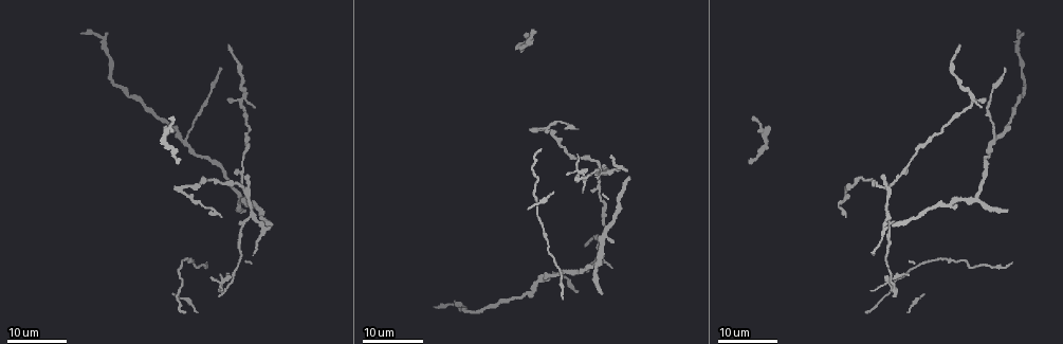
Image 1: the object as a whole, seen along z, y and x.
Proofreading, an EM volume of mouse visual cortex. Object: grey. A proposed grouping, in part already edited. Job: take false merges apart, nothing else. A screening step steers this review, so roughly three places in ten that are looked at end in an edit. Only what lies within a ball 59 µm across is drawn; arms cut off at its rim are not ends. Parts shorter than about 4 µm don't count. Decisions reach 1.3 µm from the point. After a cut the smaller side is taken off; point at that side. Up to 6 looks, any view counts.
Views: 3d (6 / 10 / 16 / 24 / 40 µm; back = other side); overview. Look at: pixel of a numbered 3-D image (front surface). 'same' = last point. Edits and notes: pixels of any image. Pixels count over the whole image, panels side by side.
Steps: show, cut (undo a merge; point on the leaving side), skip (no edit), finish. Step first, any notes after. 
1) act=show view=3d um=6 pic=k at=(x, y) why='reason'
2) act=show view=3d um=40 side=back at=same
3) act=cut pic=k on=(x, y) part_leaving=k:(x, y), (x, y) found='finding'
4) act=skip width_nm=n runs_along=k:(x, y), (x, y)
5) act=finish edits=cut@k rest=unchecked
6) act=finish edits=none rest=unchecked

act=show view=3d um=16 pic=1 at=(534, 130) why='three-way junction'

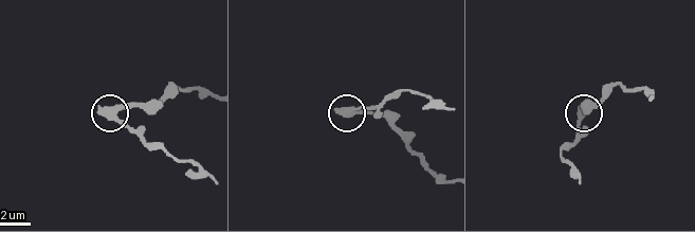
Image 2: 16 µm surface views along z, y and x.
act=show view=3d um=10 pic=2 at=(581, 118)

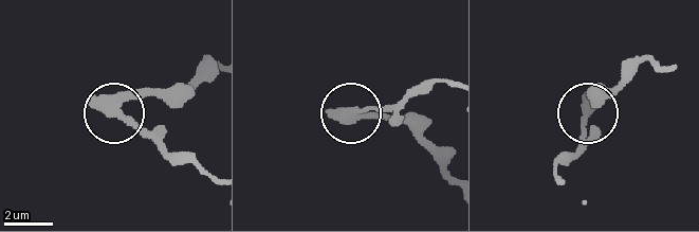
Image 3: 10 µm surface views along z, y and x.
act=cut pic=3 on=(136, 122) side_arm_um=9 part_leaving=3:(110, 104), (210, 173) found='two cells meet here'

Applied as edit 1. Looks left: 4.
act=show view=overview

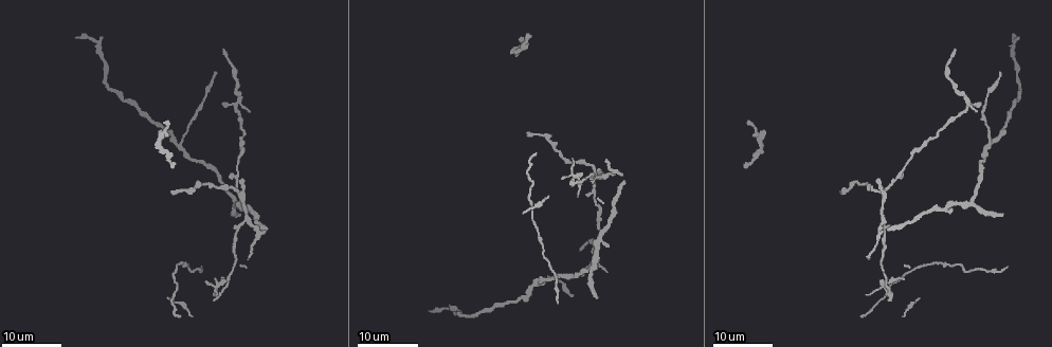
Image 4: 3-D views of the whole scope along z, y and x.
act=show view=3d um=24 pic=4 at=(989, 145) why='small branch off a trunk'

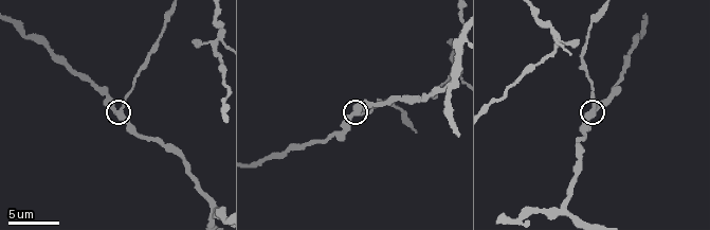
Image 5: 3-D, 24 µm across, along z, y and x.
act=show view=3d um=6 pic=5 at=(596, 111) why='closer look'

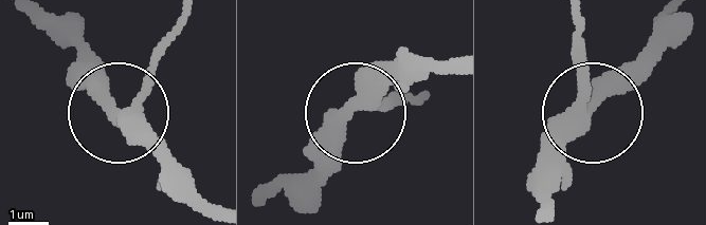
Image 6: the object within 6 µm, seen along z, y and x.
act=skip arms=3 runs_along=6:(212, 202), (127, 111), (178, 34) found='all the same cell'

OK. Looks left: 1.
act=finish edits=cut@3 rest=unchecked

